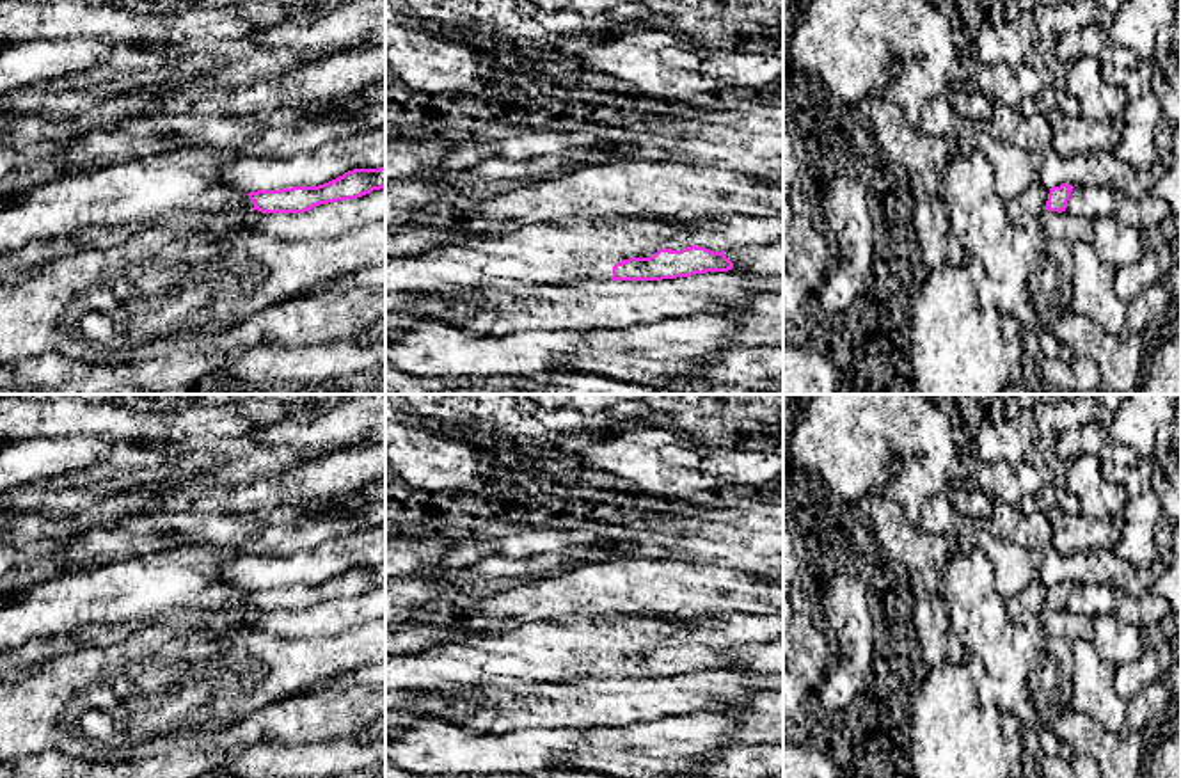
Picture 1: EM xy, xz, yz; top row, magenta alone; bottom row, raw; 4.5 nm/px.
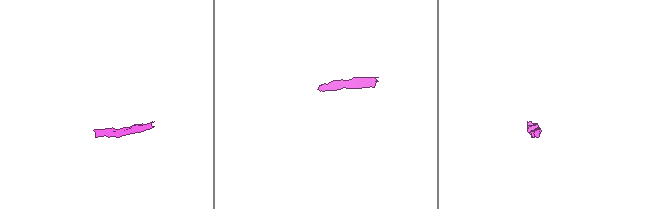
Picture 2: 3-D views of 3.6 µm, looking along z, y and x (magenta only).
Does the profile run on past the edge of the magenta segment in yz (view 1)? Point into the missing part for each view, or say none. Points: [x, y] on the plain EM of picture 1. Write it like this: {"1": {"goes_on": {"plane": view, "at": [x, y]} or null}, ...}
{"1": {"goes_on": {"plane": "yz", "at": [1032, 601]}}}

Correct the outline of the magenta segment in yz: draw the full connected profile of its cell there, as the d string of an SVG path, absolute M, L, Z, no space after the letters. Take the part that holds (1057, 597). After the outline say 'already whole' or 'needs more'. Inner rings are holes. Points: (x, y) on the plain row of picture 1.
M1039 577L1021 593L1005 600L1005 609L1011 618L1023 615L1039 615L1044 607L1066 609L1073 583L1062 581L1060 584L1046 586Z; needs more

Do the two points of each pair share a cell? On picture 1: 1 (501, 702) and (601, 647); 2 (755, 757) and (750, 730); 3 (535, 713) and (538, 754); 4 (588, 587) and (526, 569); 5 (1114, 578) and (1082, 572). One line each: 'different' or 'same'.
1: different
2: different
3: different
4: different
5: same

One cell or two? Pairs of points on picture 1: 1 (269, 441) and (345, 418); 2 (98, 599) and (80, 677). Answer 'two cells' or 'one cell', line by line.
1: one cell
2: two cells

